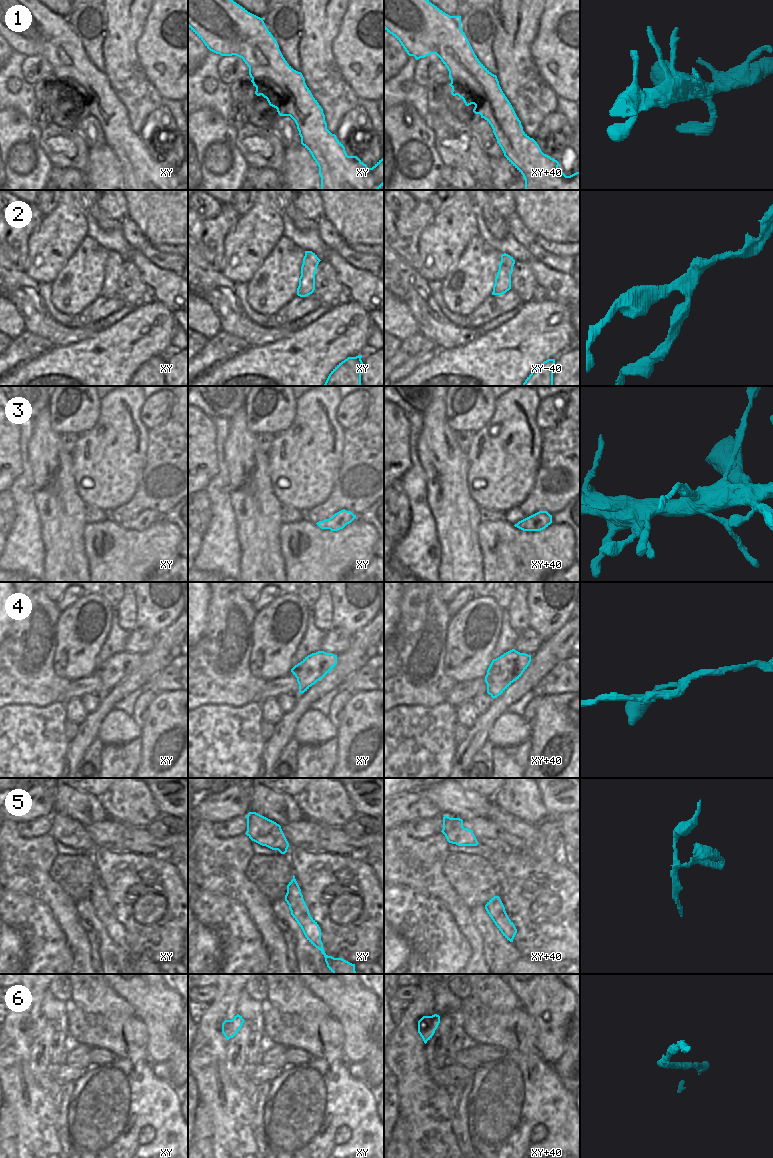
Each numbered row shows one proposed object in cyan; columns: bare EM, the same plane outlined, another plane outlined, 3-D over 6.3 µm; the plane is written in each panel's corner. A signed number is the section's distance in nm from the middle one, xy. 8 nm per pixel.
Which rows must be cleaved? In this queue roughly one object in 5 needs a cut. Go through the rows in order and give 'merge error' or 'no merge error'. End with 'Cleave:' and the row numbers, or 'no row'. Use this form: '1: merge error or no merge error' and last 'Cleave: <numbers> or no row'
1: no merge error
2: no merge error
3: merge error
4: no merge error
5: merge error
6: no merge error
Cleave: 3, 5

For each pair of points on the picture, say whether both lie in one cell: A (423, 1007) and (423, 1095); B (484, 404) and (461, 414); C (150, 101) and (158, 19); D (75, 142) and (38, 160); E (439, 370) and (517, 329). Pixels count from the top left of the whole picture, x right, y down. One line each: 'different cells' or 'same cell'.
A: same cell
B: same cell
C: different cells
D: different cells
E: same cell

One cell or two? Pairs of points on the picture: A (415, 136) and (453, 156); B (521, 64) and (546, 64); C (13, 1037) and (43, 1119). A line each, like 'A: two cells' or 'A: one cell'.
A: two cells
B: two cells
C: one cell

